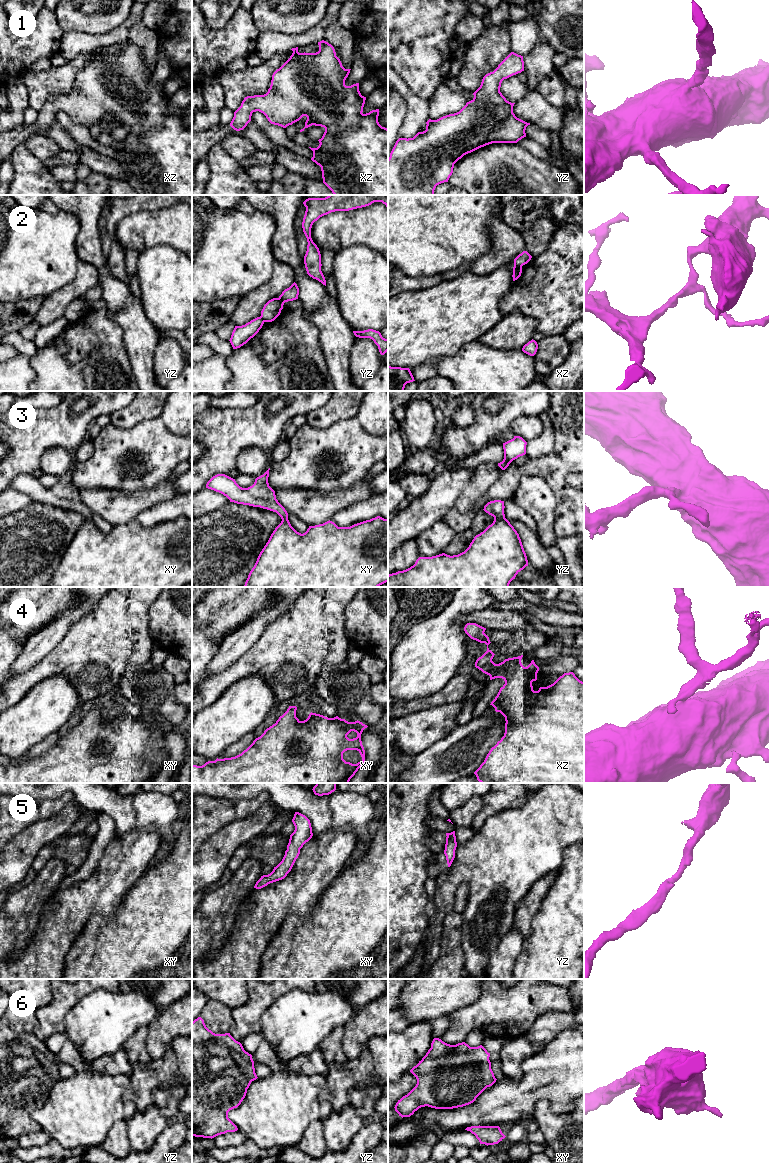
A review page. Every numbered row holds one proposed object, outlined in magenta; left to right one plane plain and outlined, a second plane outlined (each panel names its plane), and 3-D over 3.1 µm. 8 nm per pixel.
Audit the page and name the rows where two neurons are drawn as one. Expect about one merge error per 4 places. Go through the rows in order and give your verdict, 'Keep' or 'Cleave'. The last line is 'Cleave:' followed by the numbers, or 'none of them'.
1: Keep
2: Cleave
3: Keep
4: Keep
5: Keep
6: Keep
Cleave: 2

